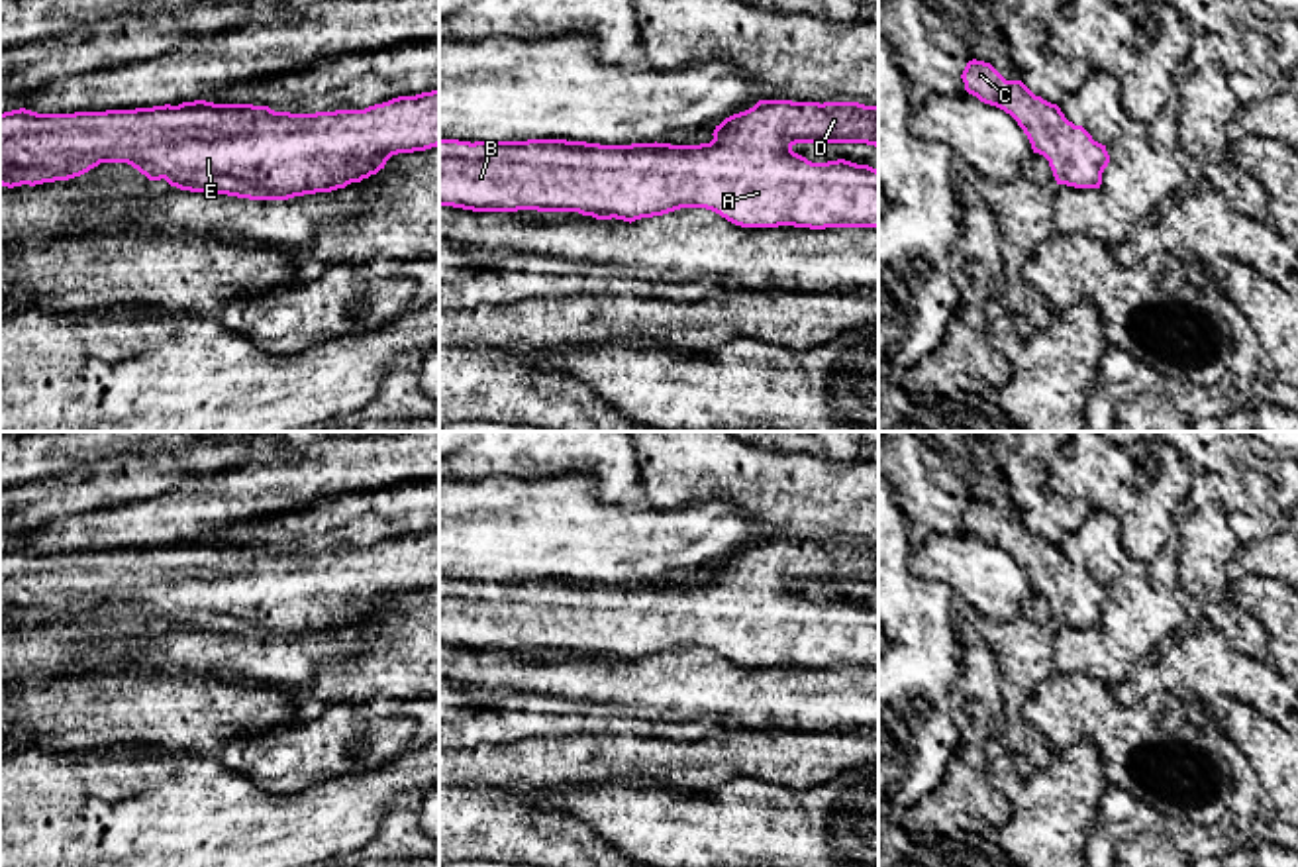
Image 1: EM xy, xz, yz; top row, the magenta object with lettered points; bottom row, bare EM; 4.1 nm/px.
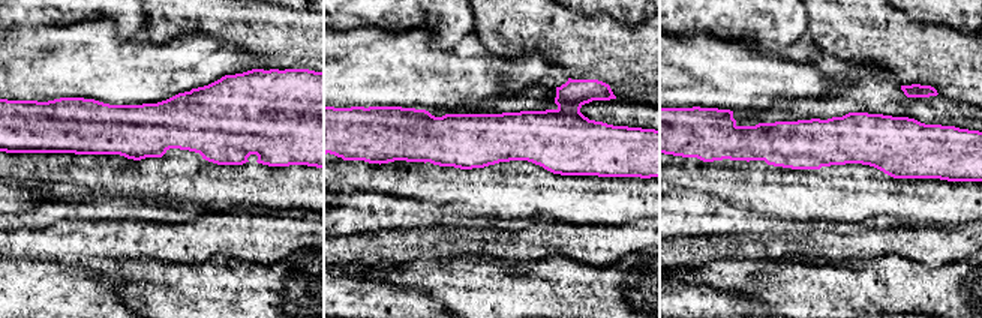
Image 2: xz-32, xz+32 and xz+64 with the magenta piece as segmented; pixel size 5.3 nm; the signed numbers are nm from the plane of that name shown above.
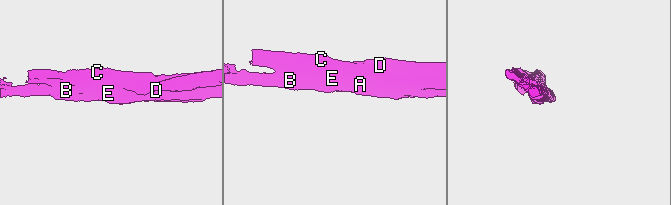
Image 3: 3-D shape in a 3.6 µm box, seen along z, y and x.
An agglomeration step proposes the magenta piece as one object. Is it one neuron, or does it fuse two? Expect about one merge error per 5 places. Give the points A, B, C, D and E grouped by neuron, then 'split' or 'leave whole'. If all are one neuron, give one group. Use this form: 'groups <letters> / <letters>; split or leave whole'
groups A B C D E; leave whole

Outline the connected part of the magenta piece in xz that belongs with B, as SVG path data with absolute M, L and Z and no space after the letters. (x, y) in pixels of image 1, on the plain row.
M759 539L725 557L714 579L700 585L600 585L567 579L459 581L439 579L439 645L473 651L578 651L596 659L635 661L680 647L706 647L741 667L878 667L878 610L845 598L812 602L792 590L796 583L867 583L878 586L878 545L859 541Z

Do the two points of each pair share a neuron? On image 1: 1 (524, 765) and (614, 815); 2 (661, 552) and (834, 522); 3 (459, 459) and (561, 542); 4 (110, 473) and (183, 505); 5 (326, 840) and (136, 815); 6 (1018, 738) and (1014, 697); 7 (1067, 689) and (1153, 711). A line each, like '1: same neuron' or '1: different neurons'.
1: different neurons
2: different neurons
3: different neurons
4: different neurons
5: same neuron
6: same neuron
7: same neuron

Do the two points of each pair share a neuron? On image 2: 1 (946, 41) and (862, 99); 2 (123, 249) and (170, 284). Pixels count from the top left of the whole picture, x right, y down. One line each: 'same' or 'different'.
1: different
2: different

